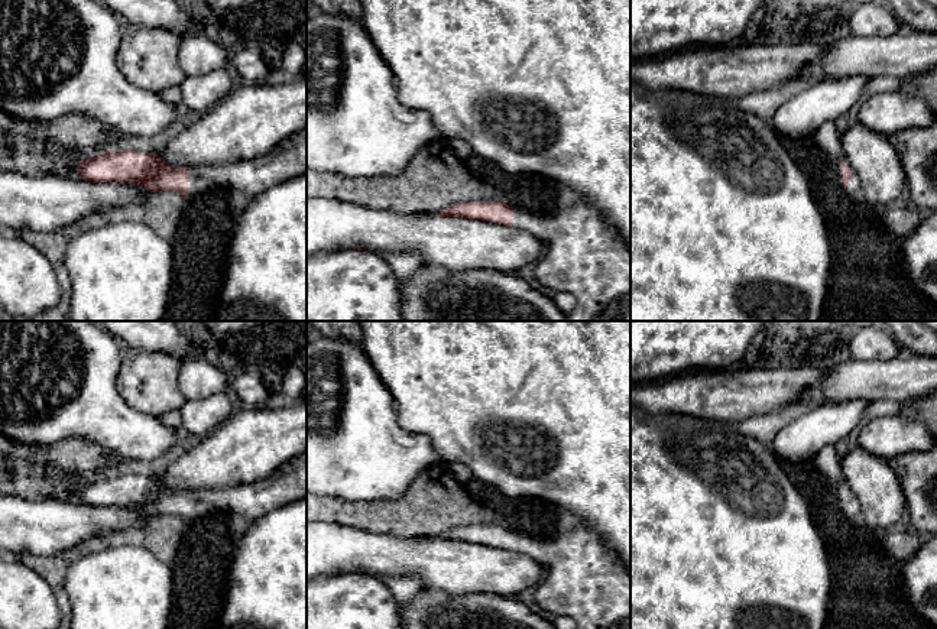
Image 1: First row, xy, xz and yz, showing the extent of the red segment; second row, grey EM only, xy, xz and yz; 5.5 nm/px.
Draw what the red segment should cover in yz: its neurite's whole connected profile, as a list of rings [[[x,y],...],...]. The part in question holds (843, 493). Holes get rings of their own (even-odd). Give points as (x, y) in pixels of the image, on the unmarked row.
[[[843,483],[839,486],[840,490],[840,497],[842,497],[842,509],[844,512],[844,515],[852,519],[852,521],[859,521],[860,519],[860,505],[856,499],[855,495],[849,493]]]

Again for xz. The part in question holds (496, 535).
[[[584,522],[551,538],[516,535],[502,523],[458,526],[434,538],[526,554],[548,567],[535,587],[542,609],[573,619],[577,629],[630,629],[630,573]]]

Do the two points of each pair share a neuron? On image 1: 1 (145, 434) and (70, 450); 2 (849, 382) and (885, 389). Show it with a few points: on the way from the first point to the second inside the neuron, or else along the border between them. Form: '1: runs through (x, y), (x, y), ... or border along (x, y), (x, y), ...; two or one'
1: border along (61, 440), (88, 440), (122, 460); two
2: runs through (858, 382), (876, 382); one

